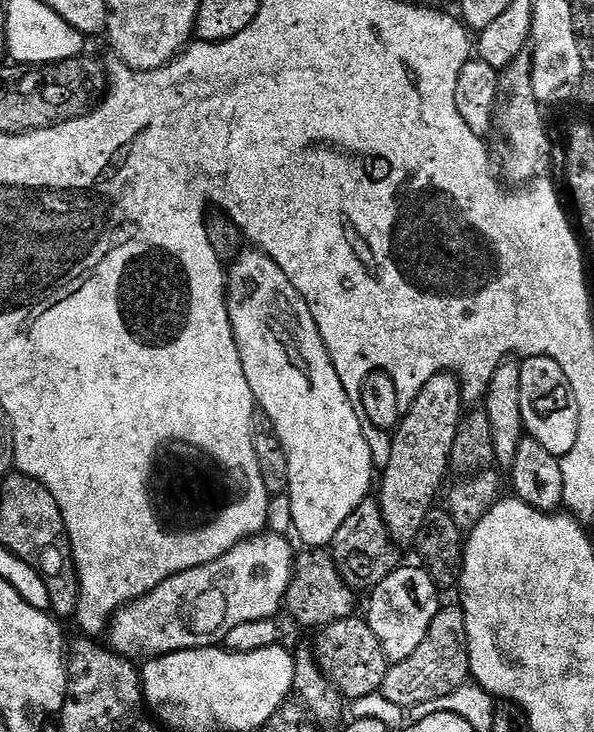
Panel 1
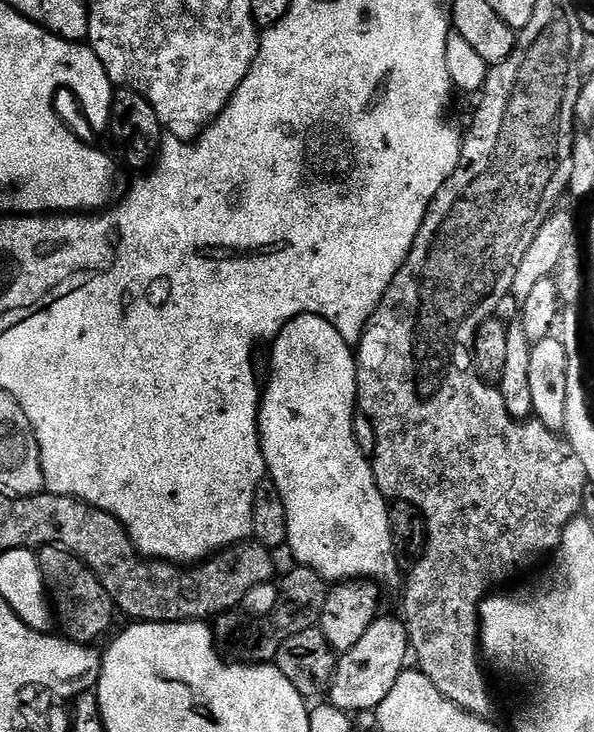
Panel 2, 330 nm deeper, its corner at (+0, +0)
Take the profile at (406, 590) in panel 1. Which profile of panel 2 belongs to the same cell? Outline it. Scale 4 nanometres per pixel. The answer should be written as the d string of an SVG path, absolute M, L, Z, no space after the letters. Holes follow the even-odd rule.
M378 618L362 634L358 646L354 650L343 653L337 659L336 673L332 676L332 684L328 687L326 696L332 707L355 714L355 712L371 713L394 690L394 682L406 671L410 660L410 645L408 631L404 628L403 619L384 620Z

